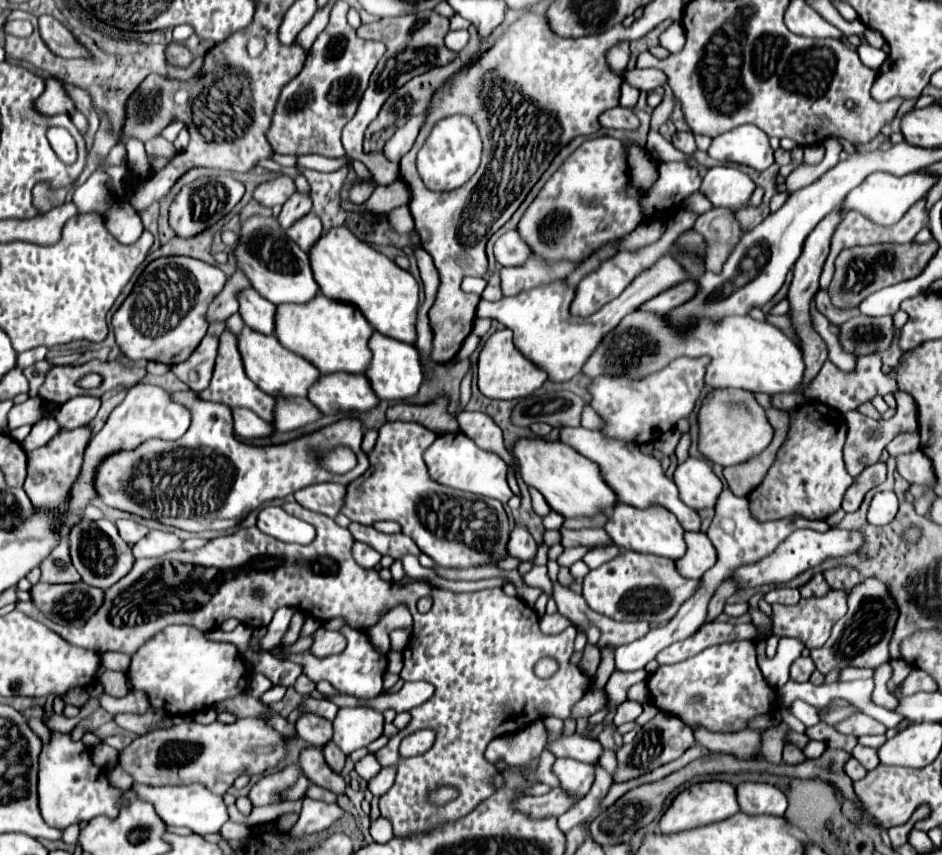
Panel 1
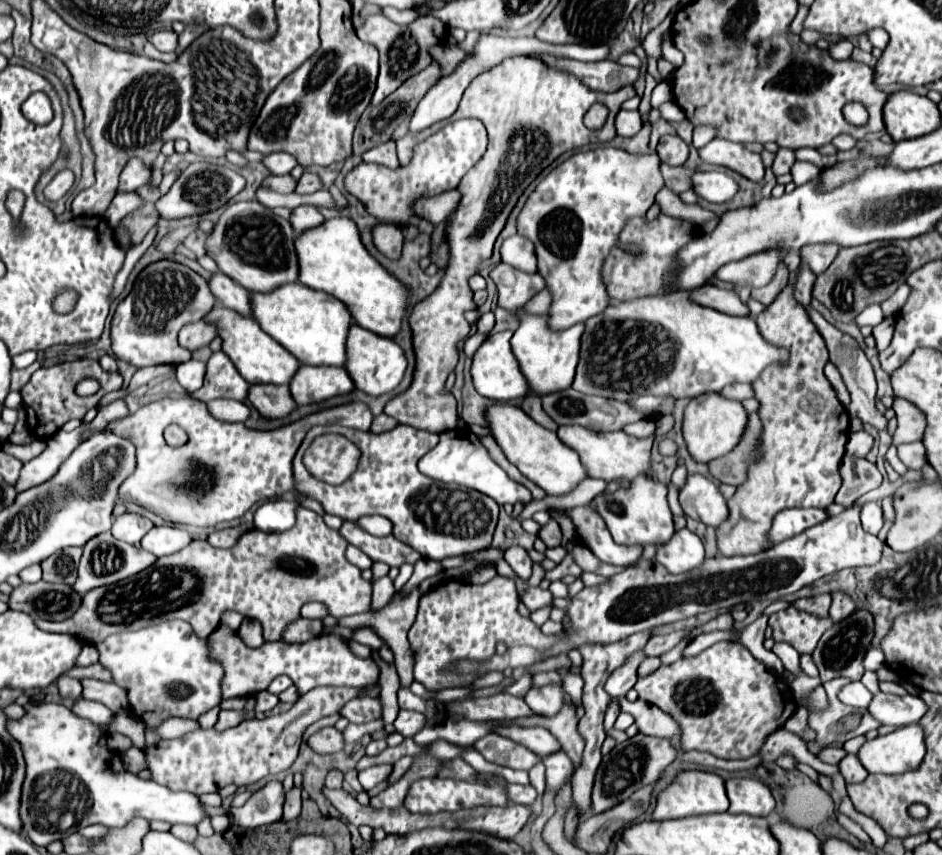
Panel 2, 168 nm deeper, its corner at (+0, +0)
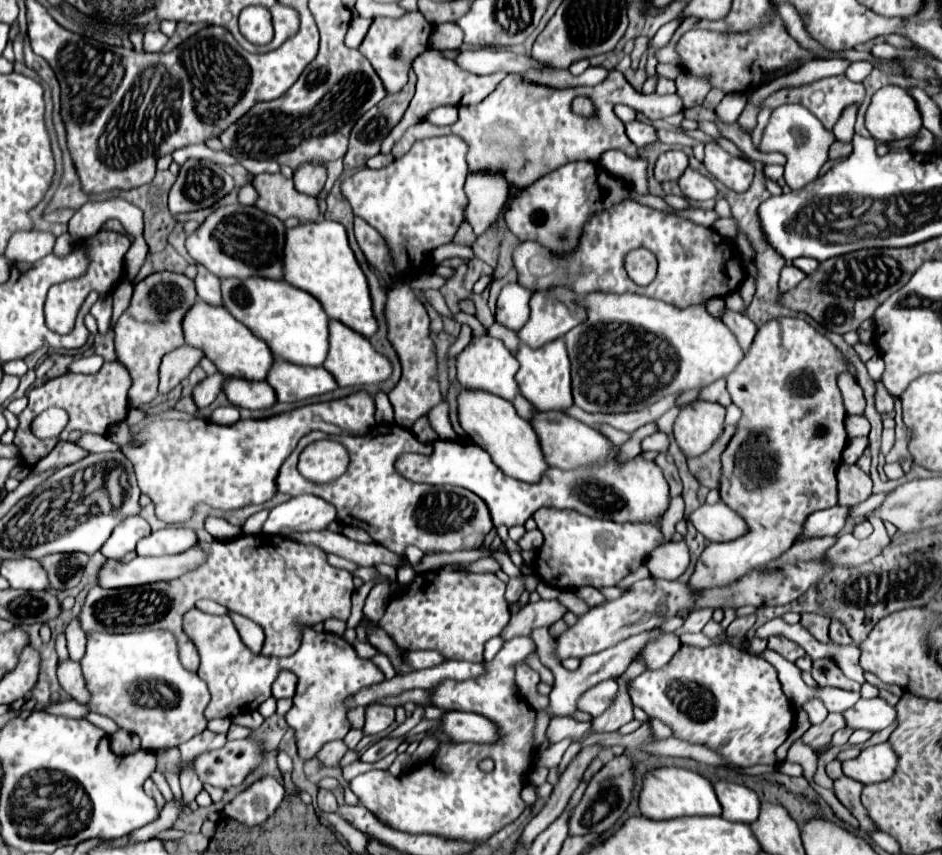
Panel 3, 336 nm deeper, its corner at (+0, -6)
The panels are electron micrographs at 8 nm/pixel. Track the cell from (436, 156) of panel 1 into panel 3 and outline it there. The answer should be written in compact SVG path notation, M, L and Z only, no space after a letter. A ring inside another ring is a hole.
M451 134L441 138L425 138L421 142L415 142L413 148L403 158L395 160L389 168L381 170L363 168L341 182L341 194L351 204L355 216L363 218L385 238L387 246L393 252L399 274L409 276L421 272L419 268L423 268L425 260L429 258L429 252L453 240L453 234L463 222L463 208L465 208L463 184L467 178L467 160L465 160L467 152L469 144L461 136Z

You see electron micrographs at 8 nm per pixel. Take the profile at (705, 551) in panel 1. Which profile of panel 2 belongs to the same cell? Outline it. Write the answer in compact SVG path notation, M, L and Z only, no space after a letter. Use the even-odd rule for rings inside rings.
M683 528L675 532L665 546L657 548L655 560L671 574L683 574L697 568L705 560L705 548L697 534Z

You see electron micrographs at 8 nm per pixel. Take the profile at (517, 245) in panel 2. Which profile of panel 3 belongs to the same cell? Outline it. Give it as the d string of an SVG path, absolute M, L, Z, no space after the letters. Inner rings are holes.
M639 202L617 204L617 208L611 208L609 212L605 212L605 216L593 216L593 222L589 222L589 228L585 228L585 236L581 238L581 248L577 248L577 252L569 256L569 260L553 256L537 242L523 242L513 250L513 264L519 284L533 292L537 288L551 288L553 284L569 284L569 288L581 292L583 296L599 290L613 294L631 292L671 302L681 308L707 302L713 296L727 296L729 292L735 292L743 280L743 258L739 256L733 240L725 240L713 228L693 224L691 220L683 220L675 214L653 210ZM641 246L649 248L657 256L659 272L649 286L637 286L629 278L627 288L623 256L629 250ZM537 256L539 274L535 274Z

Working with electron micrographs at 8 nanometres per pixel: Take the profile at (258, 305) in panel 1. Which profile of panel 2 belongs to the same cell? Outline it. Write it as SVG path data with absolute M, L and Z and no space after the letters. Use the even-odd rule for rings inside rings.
M215 272L209 280L209 290L213 290L213 296L217 298L217 302L225 308L231 308L239 314L249 316L251 314L251 306L249 306L249 292L239 286L237 282L233 282L229 276Z

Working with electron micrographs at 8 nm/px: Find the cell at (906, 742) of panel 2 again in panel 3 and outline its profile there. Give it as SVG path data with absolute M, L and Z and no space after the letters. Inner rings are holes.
M889 742L865 748L857 758L843 762L843 774L863 784L889 780L897 770L897 752Z

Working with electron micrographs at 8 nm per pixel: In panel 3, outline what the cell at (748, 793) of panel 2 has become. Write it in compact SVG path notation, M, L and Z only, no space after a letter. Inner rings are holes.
M715 782L715 792L717 798L721 800L723 806L723 818L731 820L731 822L755 822L759 818L761 812L761 802L759 796L749 790L747 786L741 784L733 784L733 782Z

